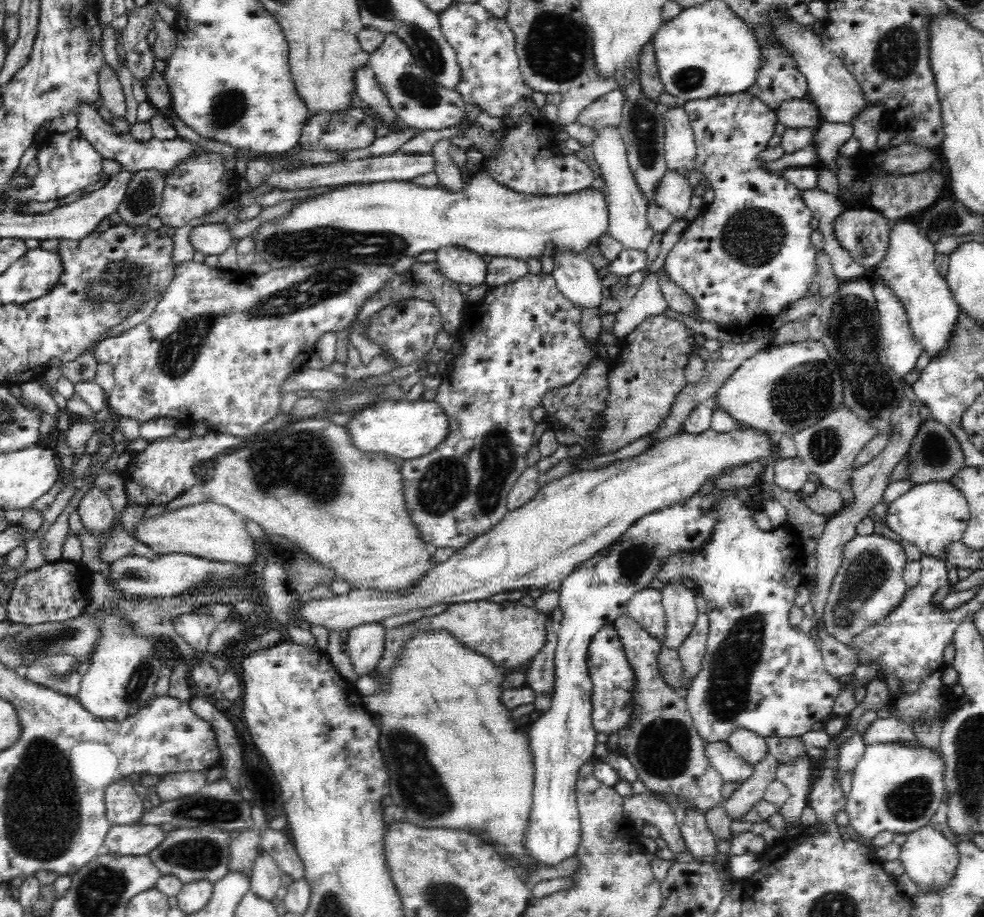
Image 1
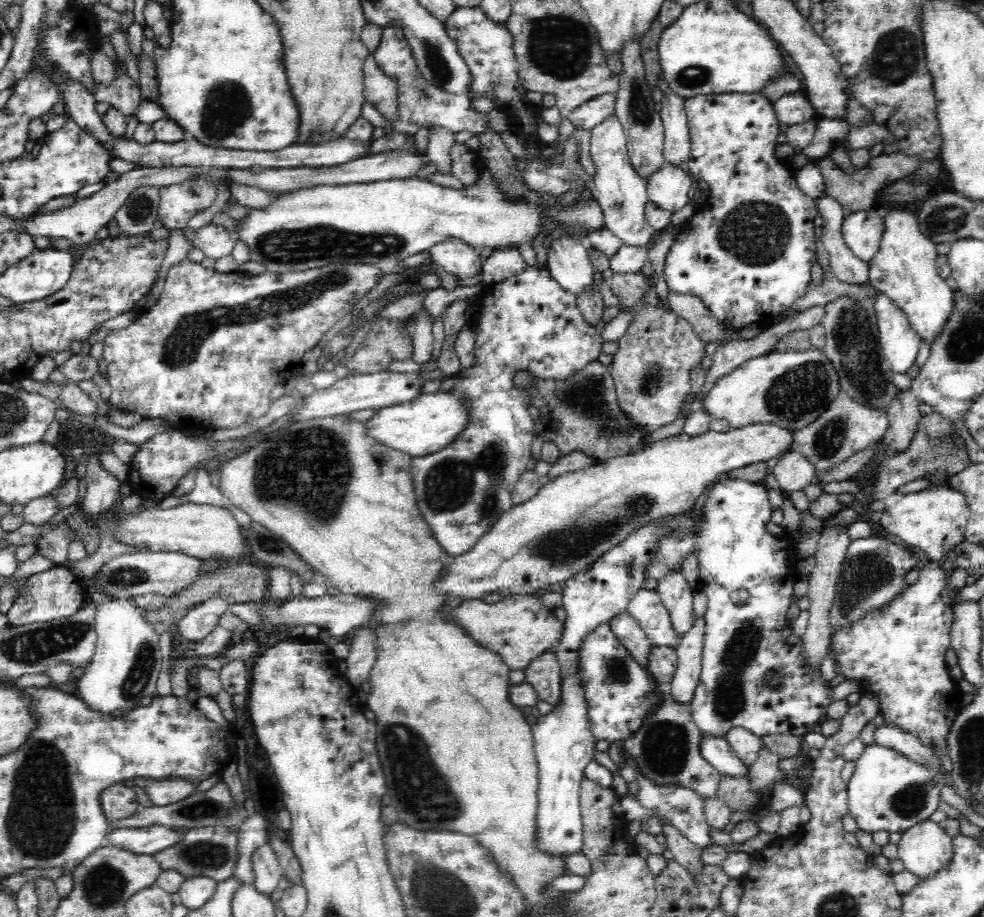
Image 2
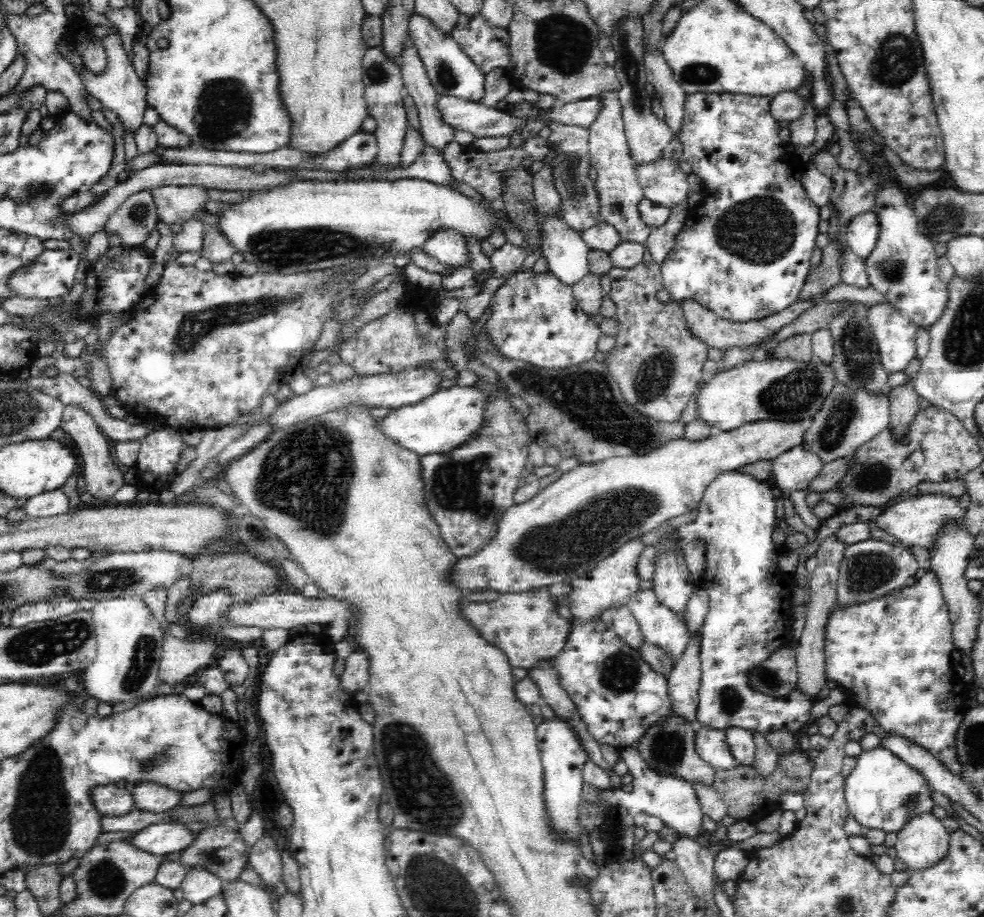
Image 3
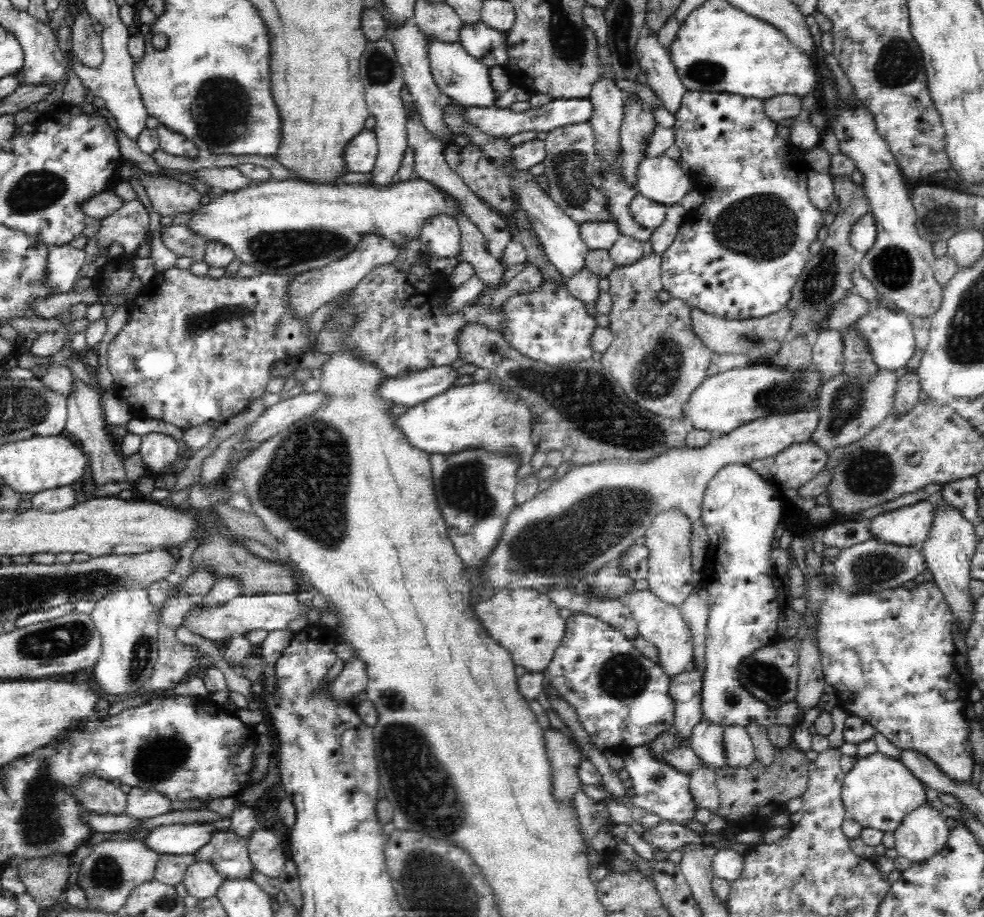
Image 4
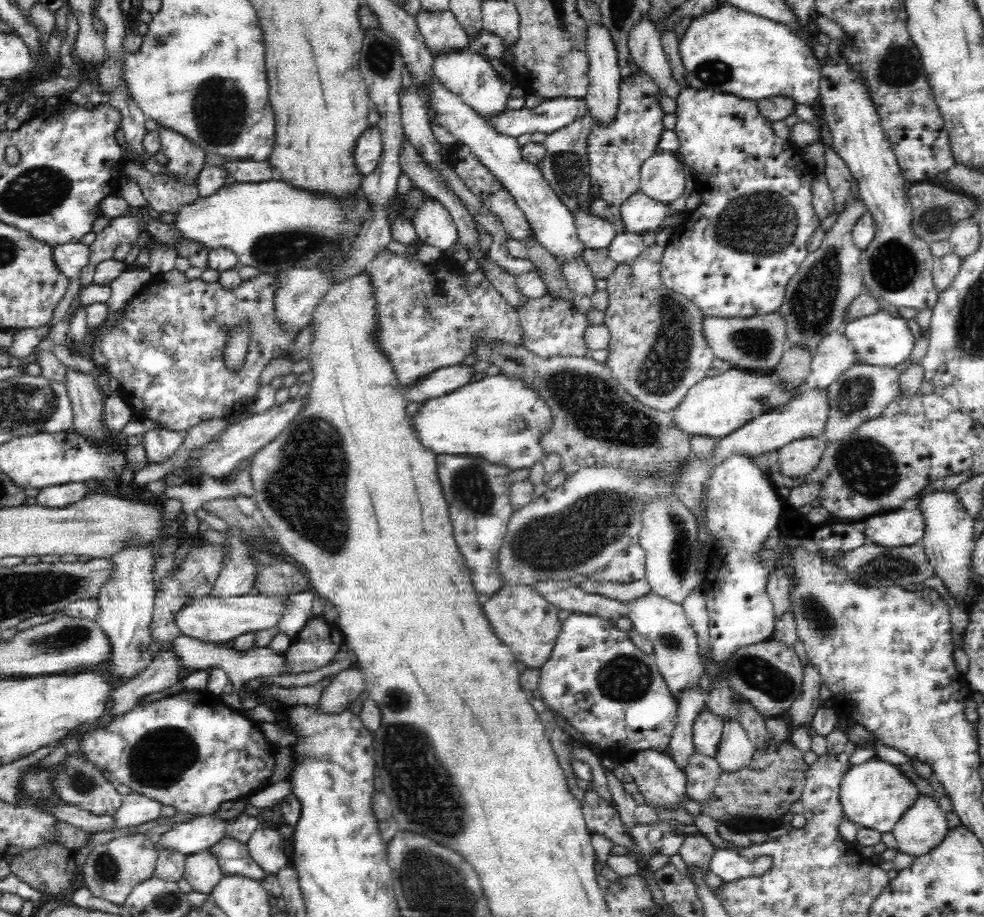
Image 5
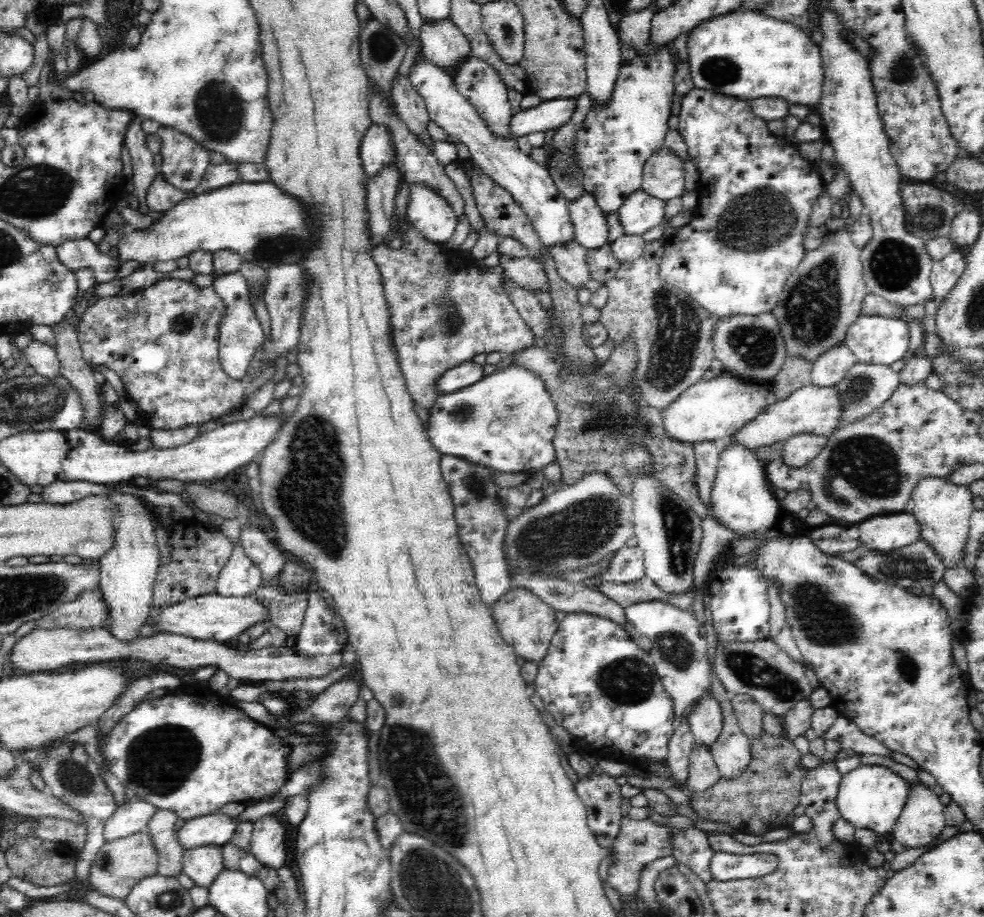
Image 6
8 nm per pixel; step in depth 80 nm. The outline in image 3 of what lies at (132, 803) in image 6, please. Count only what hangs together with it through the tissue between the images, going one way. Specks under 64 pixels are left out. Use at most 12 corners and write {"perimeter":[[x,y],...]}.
{"perimeter":[[154,782],[135,784],[136,810],[170,810],[184,793]]}

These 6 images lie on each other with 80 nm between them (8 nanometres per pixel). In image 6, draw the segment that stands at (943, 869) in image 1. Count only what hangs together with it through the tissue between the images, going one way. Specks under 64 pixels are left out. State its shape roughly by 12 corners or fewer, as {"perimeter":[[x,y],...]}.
{"perimeter":[[924,783],[909,797],[892,838],[906,849],[946,828],[944,805]]}

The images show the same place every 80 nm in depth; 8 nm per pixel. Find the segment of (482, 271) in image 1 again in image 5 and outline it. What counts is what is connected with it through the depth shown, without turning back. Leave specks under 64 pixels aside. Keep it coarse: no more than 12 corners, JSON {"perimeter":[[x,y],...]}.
{"perimeter":[[427,196],[415,212],[419,241],[452,252],[457,226],[444,206]]}

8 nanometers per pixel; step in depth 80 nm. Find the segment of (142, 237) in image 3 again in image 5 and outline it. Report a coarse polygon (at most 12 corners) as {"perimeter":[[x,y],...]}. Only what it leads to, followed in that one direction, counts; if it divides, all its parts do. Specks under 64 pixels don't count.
{"perimeter":[[129,207],[112,218],[89,245],[89,264],[79,275],[82,289],[93,283],[100,262],[144,228],[144,208]]}

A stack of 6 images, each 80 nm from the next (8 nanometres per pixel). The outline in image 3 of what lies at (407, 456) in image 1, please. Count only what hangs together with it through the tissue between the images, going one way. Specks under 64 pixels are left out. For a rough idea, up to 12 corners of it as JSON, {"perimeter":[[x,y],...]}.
{"perimeter":[[452,385],[390,409],[380,427],[419,457],[480,432],[488,399]]}

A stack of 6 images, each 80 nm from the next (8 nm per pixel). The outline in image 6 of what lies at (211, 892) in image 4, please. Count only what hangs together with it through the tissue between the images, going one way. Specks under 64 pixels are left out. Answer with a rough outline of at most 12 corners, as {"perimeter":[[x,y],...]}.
{"perimeter":[[214,845],[184,851],[183,873],[209,888],[223,871]]}

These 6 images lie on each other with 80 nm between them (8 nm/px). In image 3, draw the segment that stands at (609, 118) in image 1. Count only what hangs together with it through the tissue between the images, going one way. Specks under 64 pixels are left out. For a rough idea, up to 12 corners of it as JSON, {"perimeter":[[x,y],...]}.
{"perimeter":[[601,97],[554,106],[544,120],[588,130],[599,115]]}

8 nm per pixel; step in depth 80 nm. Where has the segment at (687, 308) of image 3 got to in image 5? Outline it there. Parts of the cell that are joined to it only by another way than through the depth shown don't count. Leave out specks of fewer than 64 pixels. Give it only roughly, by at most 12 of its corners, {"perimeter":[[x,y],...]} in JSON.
{"perimeter":[[779,312],[703,316],[715,358],[773,372],[787,345]]}

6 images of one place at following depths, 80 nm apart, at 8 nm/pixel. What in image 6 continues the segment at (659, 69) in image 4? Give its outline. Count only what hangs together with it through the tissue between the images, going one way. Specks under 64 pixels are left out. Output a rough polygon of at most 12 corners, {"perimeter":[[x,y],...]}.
{"perimeter":[[652,8],[630,13],[617,30],[619,40],[636,51],[635,57],[657,59],[649,40]]}

